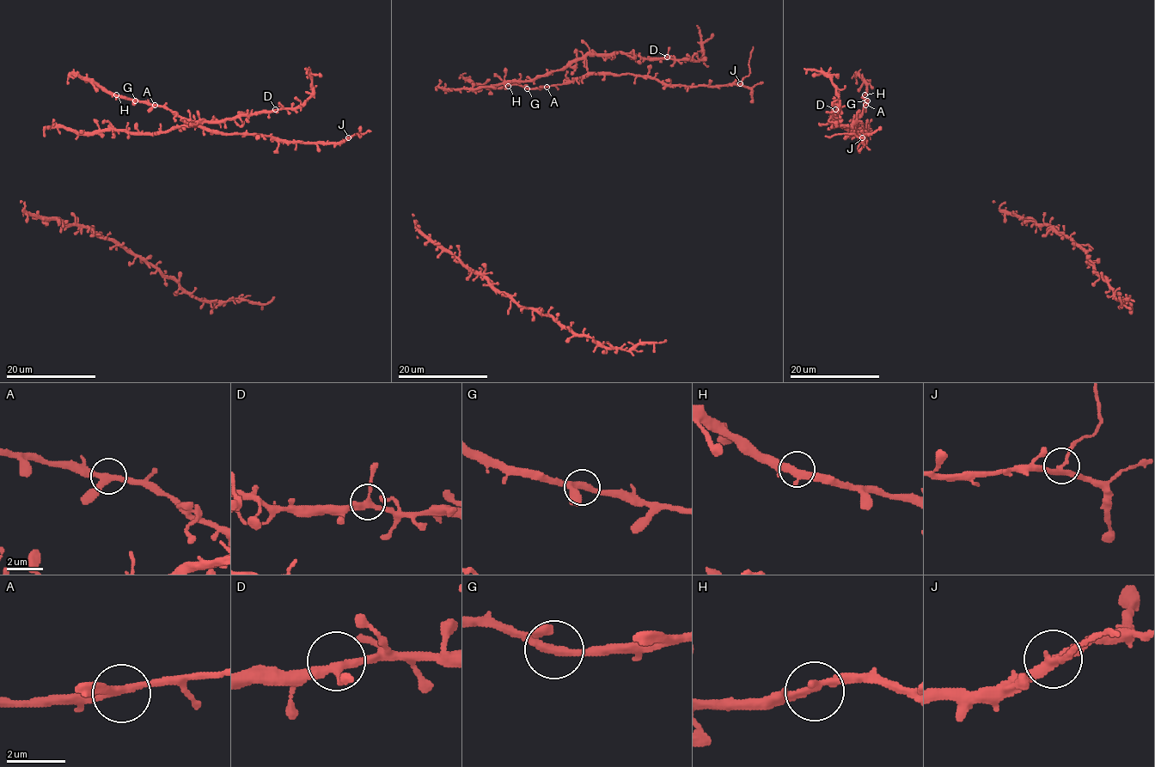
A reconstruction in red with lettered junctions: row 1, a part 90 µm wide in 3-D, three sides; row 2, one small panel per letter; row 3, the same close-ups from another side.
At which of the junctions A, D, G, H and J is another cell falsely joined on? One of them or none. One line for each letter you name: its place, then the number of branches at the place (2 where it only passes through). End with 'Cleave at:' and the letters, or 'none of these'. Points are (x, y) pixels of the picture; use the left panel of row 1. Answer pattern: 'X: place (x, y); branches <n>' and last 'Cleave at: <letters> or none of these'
J: place (348, 137); branches 3
Cleave at: J

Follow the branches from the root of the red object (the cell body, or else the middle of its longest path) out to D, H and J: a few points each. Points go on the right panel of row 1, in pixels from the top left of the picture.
D: (869, 136), (868, 127), (865, 132), (850, 132), (838, 126), (831, 119), (836, 113), (835, 109)
H: (869, 136), (868, 127), (865, 132), (850, 132), (838, 126), (851, 124), (861, 113), (867, 102), (864, 94)
J: (869, 136), (868, 127), (865, 132), (850, 132), (838, 126), (850, 124), (864, 143), (862, 137)

